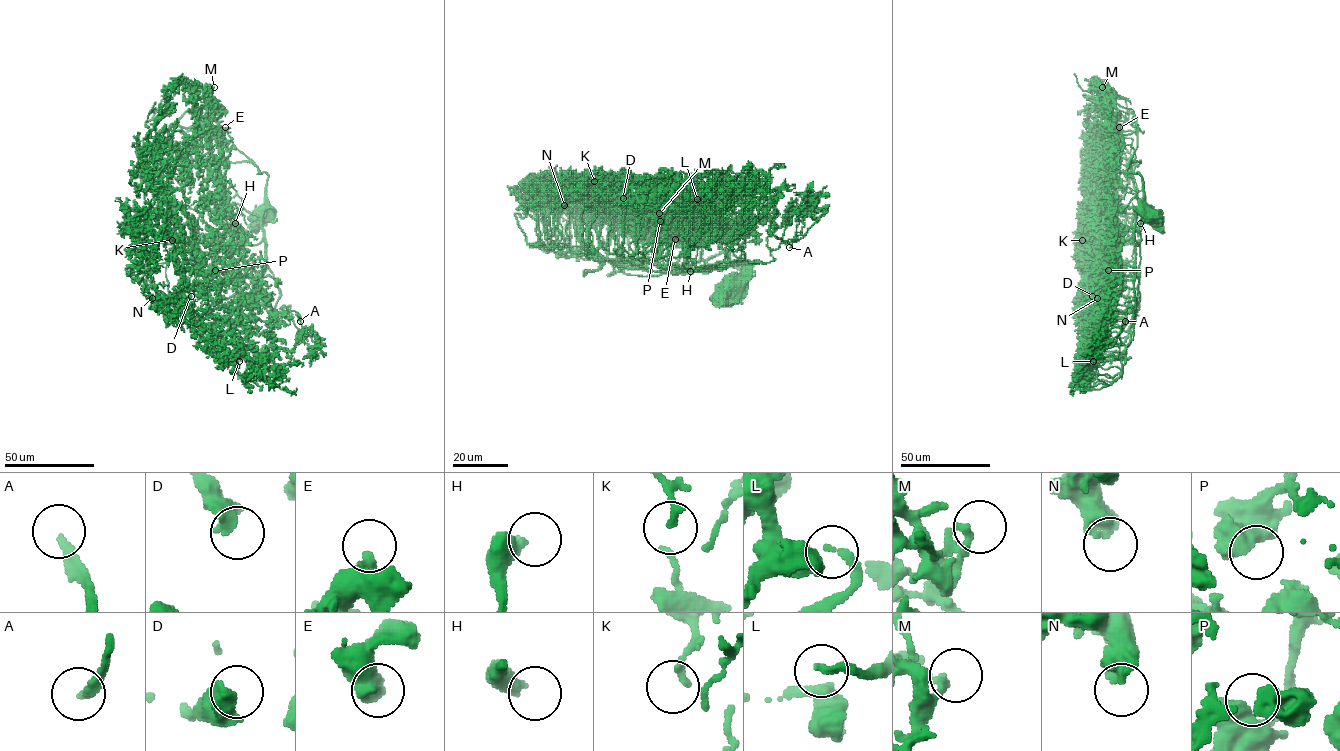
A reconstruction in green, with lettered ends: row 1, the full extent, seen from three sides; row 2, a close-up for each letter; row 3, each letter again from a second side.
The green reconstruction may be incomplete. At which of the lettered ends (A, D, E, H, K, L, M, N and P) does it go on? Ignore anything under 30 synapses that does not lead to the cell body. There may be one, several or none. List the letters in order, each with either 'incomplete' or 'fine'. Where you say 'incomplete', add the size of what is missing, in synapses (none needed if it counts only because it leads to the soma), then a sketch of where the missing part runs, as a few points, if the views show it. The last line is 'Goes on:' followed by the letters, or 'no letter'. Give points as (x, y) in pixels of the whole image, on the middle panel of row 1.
A: fine
D: incomplete | 60 syn | (623, 198), (624, 185), (620, 185)
E: fine
H: fine
K: fine
L: incomplete | 400 syn | (697, 199), (704, 181), (689, 180)
M: fine
N: fine
P: fine
Goes on: D, L

